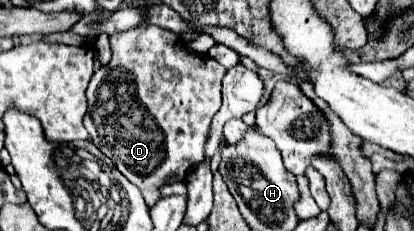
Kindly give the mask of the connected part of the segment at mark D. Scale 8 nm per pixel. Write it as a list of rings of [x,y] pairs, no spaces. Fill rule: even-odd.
[[[143,23],[135,31],[123,31],[111,35],[113,57],[107,65],[93,73],[87,87],[87,119],[85,127],[91,141],[113,165],[143,193],[149,207],[161,197],[159,187],[167,183],[185,181],[185,175],[195,163],[205,157],[205,145],[209,139],[209,127],[213,115],[221,107],[221,79],[225,67],[211,59],[191,51],[181,43],[181,37],[163,27]]]

